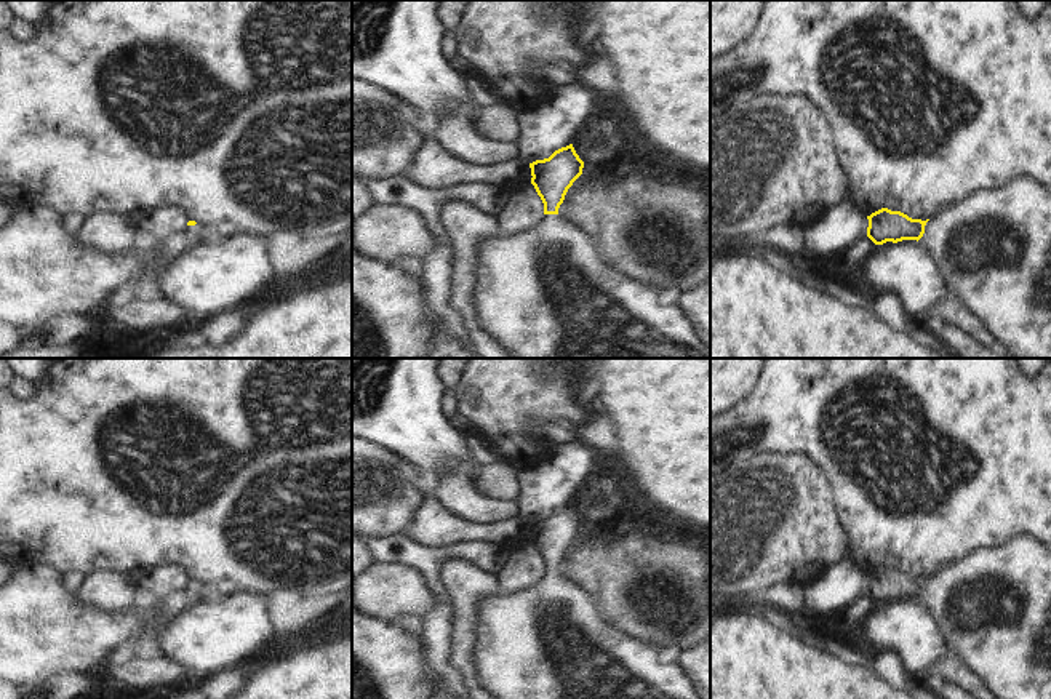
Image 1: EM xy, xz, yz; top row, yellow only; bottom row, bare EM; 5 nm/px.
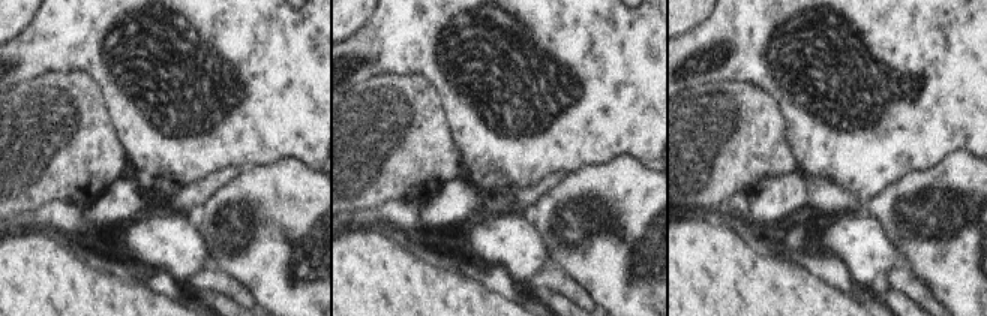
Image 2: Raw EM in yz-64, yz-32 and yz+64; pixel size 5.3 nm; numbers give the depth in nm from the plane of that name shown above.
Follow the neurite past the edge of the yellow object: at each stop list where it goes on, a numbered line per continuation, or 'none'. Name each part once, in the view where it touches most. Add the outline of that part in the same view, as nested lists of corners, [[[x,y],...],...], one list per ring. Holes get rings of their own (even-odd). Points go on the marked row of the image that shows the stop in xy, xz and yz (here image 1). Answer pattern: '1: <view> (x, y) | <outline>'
1: yz (994, 248) | [[[1030,176],[1013,178],[1006,186],[987,192],[979,190],[971,197],[950,205],[947,210],[933,216],[926,226],[925,234],[918,240],[918,245],[925,248],[937,264],[937,269],[944,274],[945,285],[952,294],[960,298],[969,312],[976,315],[989,330],[989,333],[1001,342],[1011,358],[1051,358],[1051,189],[1043,187]]]

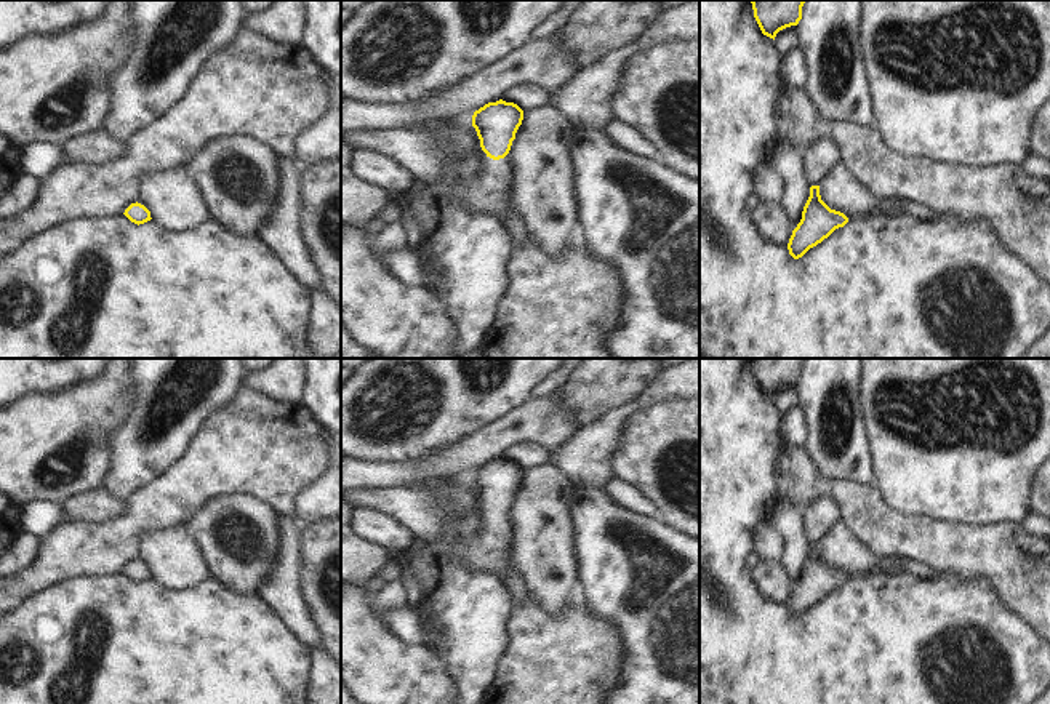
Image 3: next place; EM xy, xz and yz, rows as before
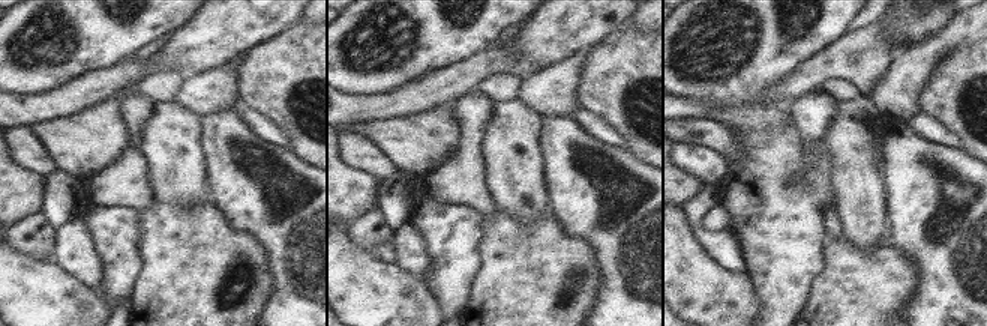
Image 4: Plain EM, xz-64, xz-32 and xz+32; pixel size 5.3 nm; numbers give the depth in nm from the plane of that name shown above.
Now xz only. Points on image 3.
1: xz (488, 192) | [[[485,157],[479,174],[456,190],[453,197],[469,213],[499,218],[511,237],[522,240],[527,229],[523,219],[512,210],[511,176],[512,168],[506,157],[499,160]]]

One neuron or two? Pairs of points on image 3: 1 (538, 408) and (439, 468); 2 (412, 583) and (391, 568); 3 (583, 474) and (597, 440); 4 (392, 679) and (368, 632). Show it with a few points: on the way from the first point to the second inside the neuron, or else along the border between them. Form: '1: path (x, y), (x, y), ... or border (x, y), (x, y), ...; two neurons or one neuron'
1: path (514, 429), (463, 456); one neuron
2: border (400, 559), (397, 580); two neurons
3: path (583, 466), (589, 448); one neuron
4: path (381, 668), (368, 655), (368, 644); one neuron

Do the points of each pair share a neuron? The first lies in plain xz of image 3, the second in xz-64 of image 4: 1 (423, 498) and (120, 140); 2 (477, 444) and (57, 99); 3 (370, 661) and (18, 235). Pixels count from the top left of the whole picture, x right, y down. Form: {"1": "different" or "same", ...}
{"1": "same", "2": "same", "3": "different"}

